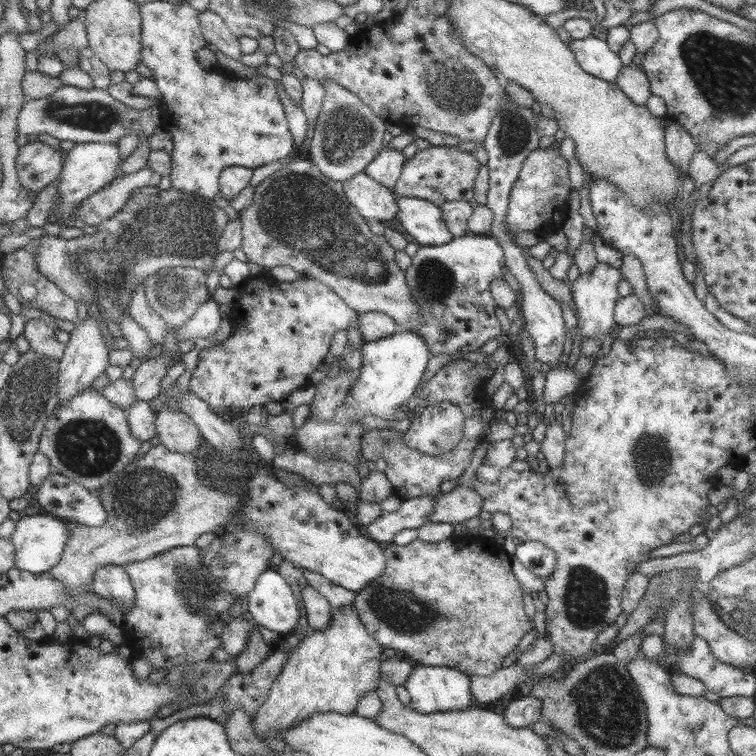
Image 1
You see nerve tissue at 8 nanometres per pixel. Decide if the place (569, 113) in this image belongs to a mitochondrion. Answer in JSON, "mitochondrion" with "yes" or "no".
{"mitochondrion":"no"}

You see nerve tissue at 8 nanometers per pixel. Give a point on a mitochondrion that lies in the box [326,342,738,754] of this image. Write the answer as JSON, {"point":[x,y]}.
{"point":[607,711]}

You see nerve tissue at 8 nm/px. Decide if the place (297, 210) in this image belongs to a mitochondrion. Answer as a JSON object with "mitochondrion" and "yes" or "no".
{"mitochondrion":"yes"}

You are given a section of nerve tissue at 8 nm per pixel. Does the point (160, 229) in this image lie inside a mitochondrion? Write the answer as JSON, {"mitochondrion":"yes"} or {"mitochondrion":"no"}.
{"mitochondrion":"yes"}

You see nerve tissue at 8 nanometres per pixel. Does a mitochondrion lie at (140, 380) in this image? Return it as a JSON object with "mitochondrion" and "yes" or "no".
{"mitochondrion":"no"}

